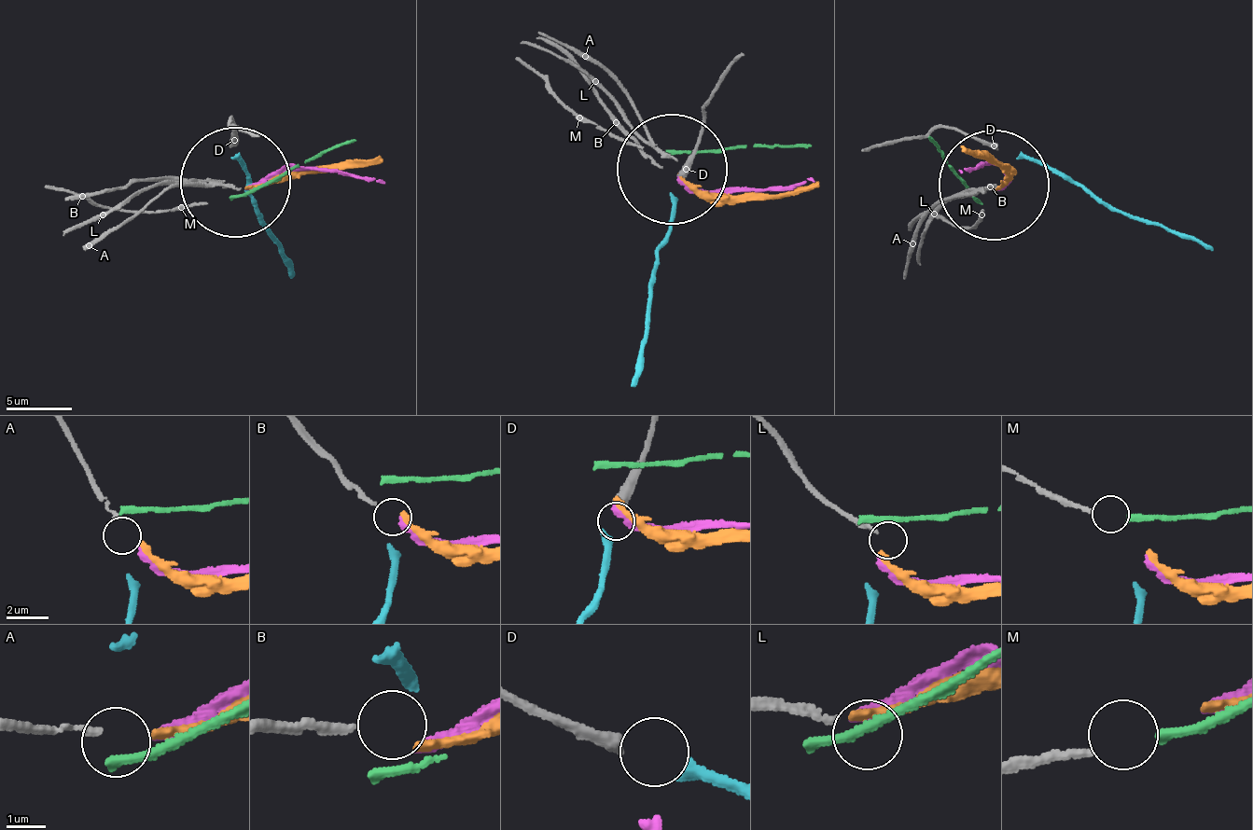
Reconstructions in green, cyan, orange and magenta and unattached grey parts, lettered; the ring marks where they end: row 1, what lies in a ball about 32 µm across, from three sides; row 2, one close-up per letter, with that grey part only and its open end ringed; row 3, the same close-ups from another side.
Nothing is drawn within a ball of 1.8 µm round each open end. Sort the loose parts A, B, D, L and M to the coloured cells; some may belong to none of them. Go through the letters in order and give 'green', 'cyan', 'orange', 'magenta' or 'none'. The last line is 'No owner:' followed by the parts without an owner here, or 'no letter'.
A: magenta
B: none
D: cyan
L: none
M: green
No owner: B, L

